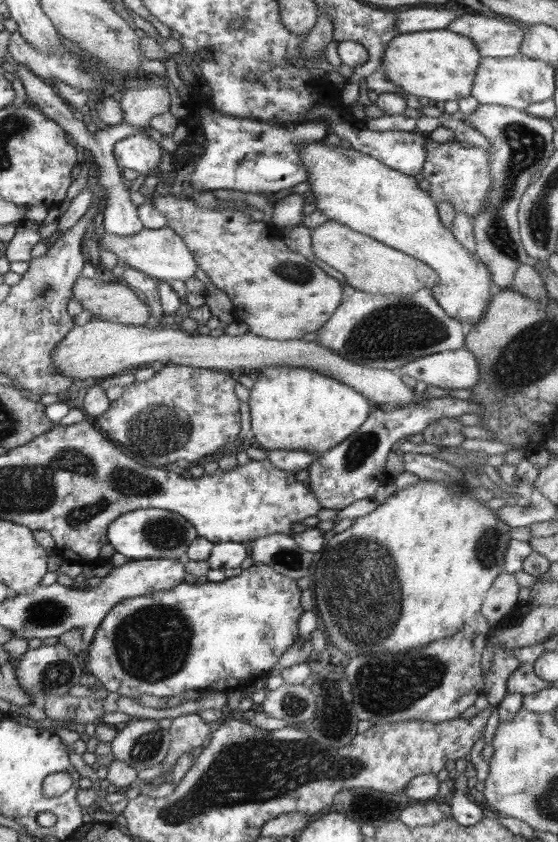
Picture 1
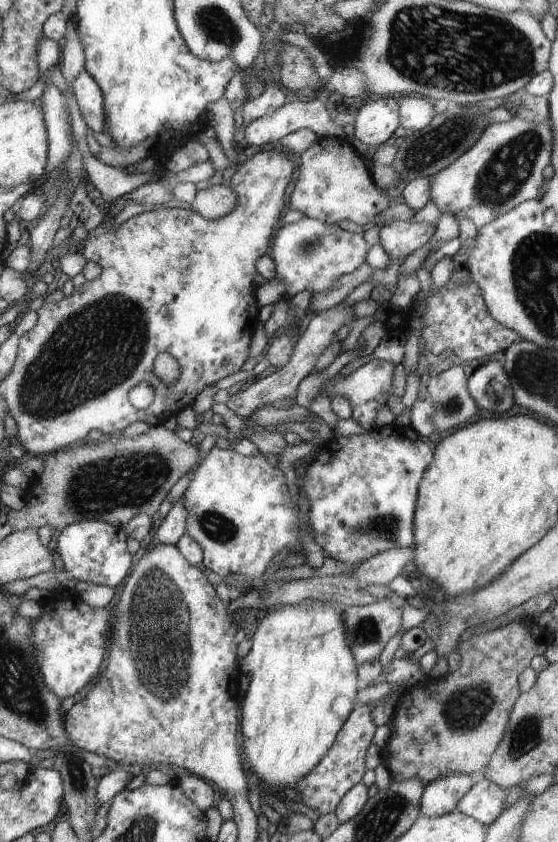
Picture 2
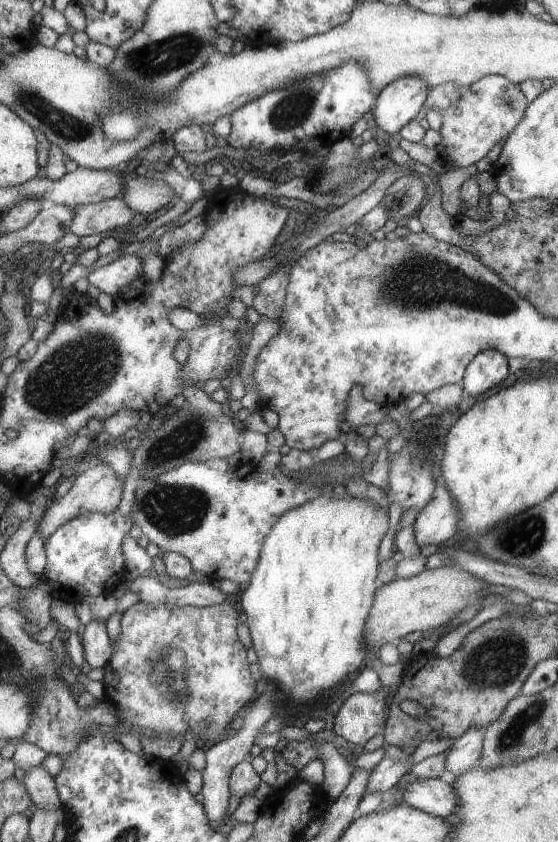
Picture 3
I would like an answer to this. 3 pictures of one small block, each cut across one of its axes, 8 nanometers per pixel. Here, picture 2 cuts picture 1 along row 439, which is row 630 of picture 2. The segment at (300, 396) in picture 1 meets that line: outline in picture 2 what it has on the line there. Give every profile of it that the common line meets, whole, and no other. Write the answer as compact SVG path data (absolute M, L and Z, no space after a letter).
M305 600L300 604L284 605L282 608L278 608L274 613L260 614L258 627L252 636L251 650L241 660L242 670L245 672L246 677L246 698L242 700L241 726L242 736L246 738L246 740L244 740L246 764L250 764L252 776L257 782L271 787L274 786L280 789L280 793L284 793L284 790L287 789L295 789L296 784L298 784L308 772L312 772L313 768L316 768L318 764L321 763L322 758L326 756L326 752L328 752L336 742L337 735L340 734L341 728L344 726L344 718L338 716L338 714L332 710L334 700L336 700L338 696L356 698L356 694L358 694L359 686L356 686L356 680L358 680L359 668L357 660L354 660L354 653L350 650L348 642L346 642L346 624L344 624L344 620L342 620L343 610L344 606L340 606L338 603L322 602L322 600Z

